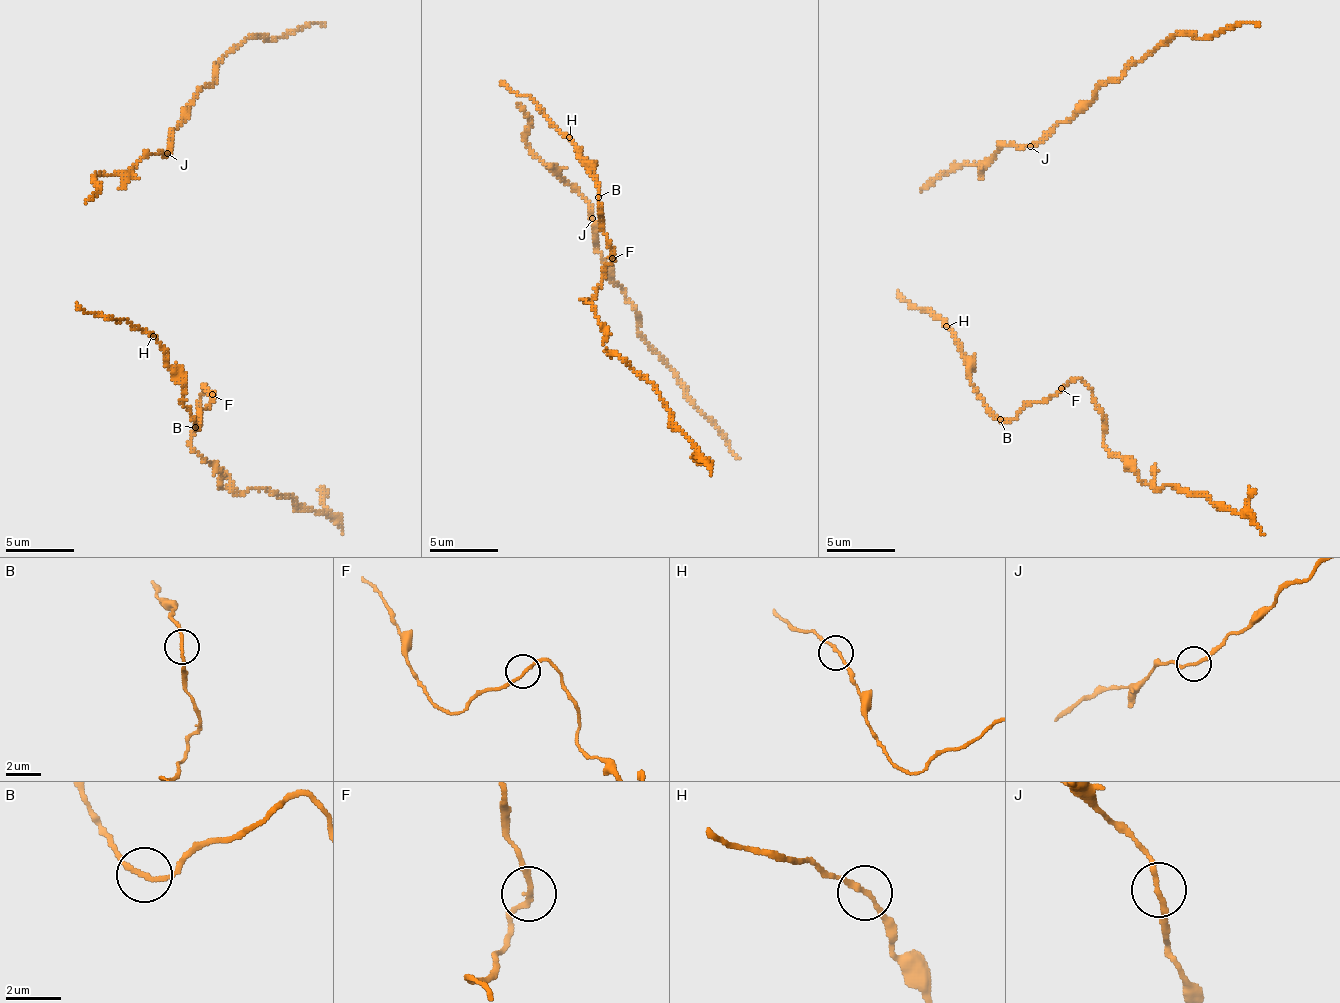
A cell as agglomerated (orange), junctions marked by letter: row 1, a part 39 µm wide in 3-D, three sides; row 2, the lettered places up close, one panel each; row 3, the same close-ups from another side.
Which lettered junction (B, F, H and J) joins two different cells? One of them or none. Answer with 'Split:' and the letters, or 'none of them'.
Split: none of them

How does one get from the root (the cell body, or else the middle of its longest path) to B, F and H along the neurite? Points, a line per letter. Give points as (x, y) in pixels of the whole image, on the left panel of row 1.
B: (105, 316), (127, 319), (160, 342), (164, 359), (182, 386), (183, 407), (191, 413), (195, 427)
F: (105, 316), (127, 319), (160, 342), (195, 427), (211, 395)
H: (105, 316), (127, 319), (153, 336)

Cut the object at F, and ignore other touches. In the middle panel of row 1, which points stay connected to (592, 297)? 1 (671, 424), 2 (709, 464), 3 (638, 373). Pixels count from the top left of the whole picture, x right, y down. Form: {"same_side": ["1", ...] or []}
{"same_side": ["1", "2", "3"]}

